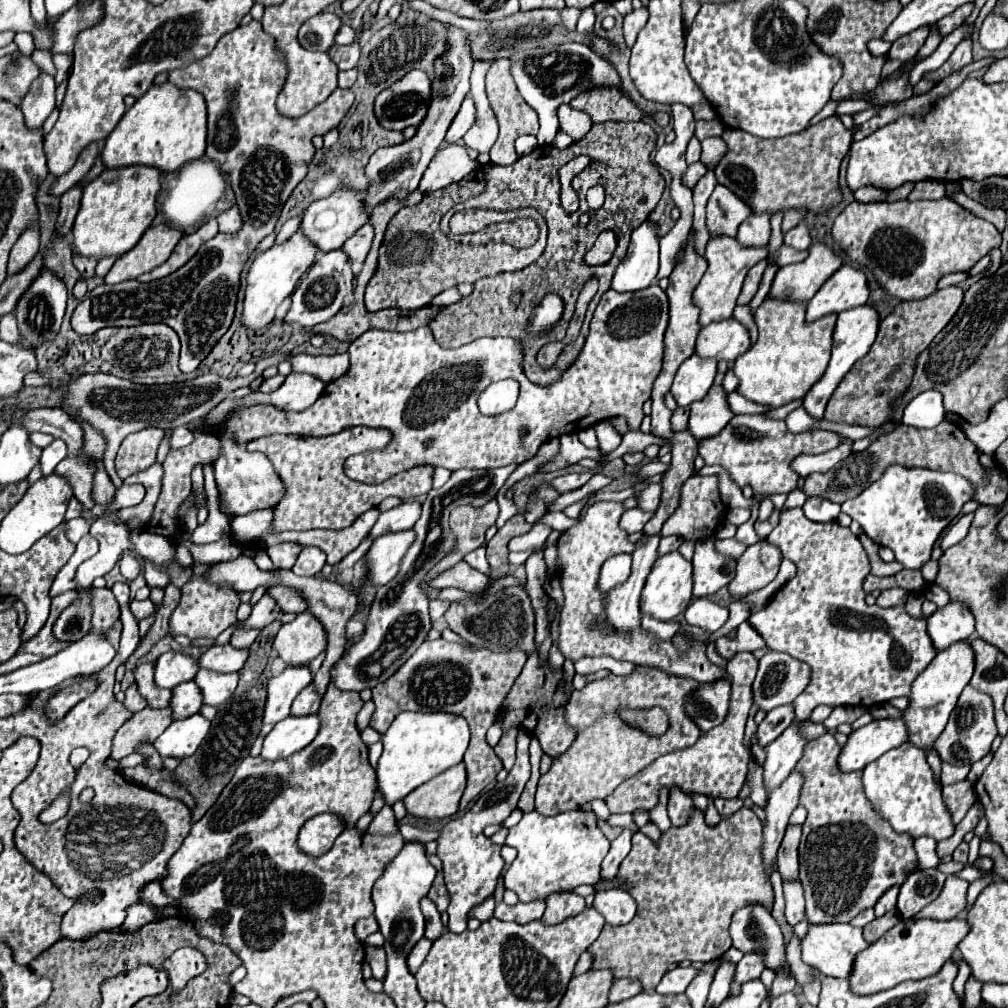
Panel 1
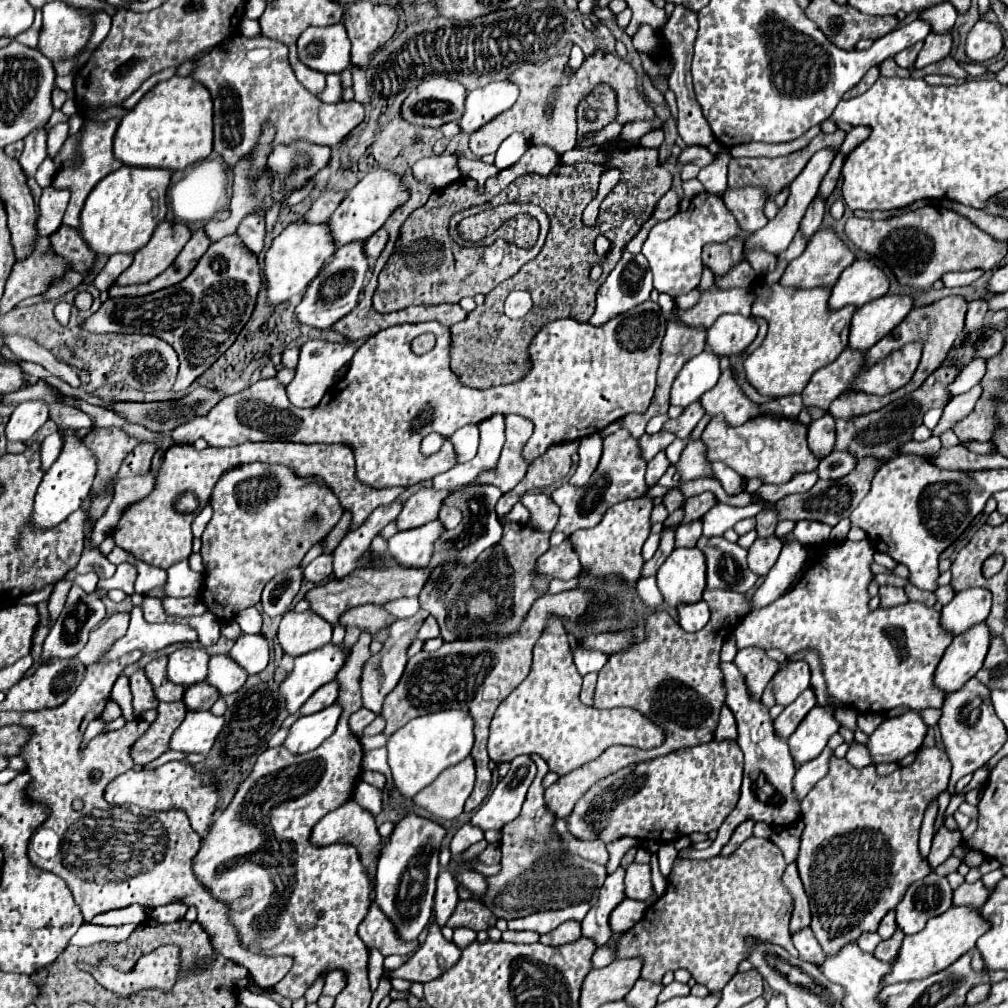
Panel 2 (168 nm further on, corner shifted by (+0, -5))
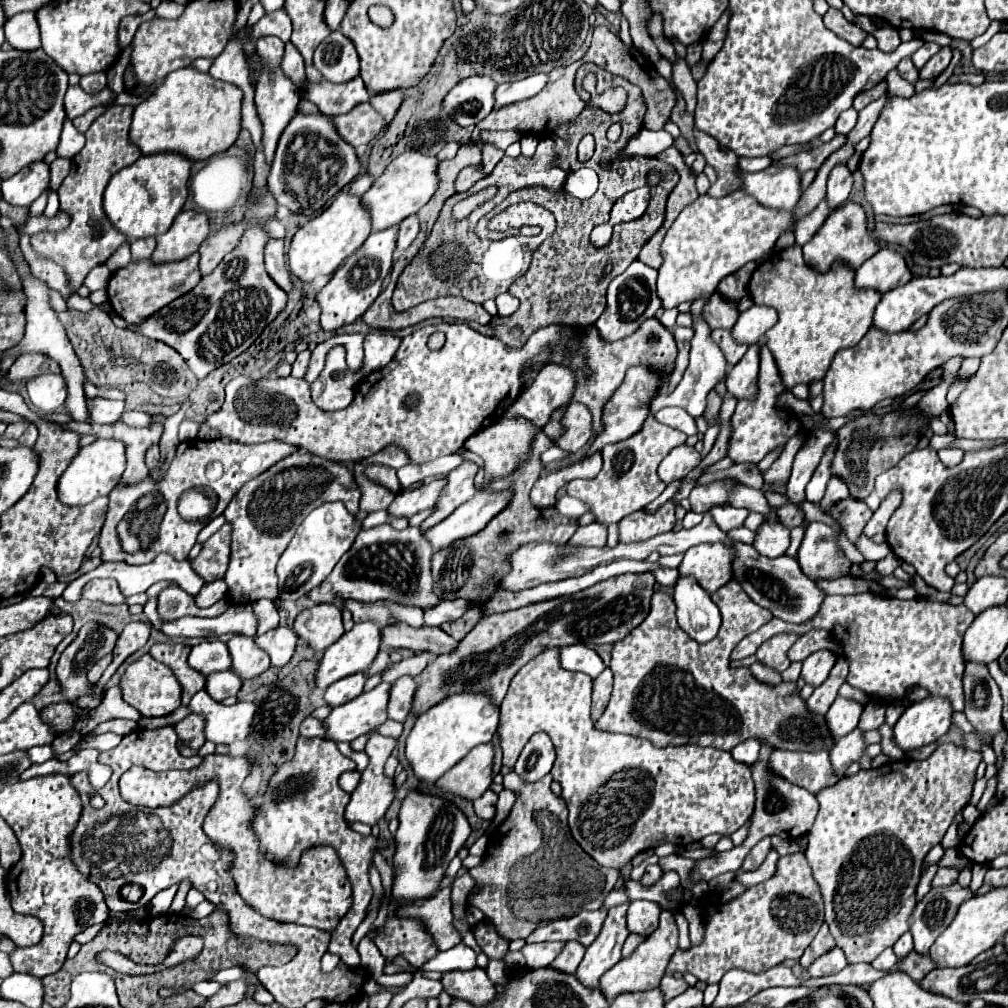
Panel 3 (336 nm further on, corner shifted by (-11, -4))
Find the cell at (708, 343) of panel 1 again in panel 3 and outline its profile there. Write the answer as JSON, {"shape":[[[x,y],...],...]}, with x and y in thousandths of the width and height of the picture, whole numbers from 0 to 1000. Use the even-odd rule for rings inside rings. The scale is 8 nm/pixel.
{"shape":[[[746,302],[740,310],[732,313],[732,319],[726,325],[726,333],[736,341],[750,341],[760,327],[770,321],[770,308],[762,304]]]}

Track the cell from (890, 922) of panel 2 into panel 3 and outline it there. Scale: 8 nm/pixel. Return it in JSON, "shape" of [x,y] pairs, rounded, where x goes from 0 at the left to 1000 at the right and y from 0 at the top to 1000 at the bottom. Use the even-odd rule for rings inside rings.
{"shape":[[[899,925],[899,927],[893,931],[893,935],[889,935],[887,946],[891,948],[891,952],[895,952],[895,950],[899,950],[903,944],[905,944],[905,927]]]}

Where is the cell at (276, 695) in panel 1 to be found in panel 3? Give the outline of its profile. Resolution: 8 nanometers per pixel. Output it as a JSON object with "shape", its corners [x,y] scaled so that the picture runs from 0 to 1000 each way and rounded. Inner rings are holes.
{"shape":[[[365,615],[351,619],[347,627],[341,627],[319,651],[313,681],[325,683],[333,675],[365,665],[377,645],[379,623]]]}

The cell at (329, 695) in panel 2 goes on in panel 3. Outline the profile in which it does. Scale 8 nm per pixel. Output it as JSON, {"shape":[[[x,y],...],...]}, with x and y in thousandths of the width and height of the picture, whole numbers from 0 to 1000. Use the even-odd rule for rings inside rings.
{"shape":[[[357,667],[357,669],[347,669],[345,673],[339,673],[337,677],[331,677],[321,687],[323,698],[329,700],[329,702],[333,702],[337,698],[343,698],[343,696],[351,694],[353,690],[359,688],[359,683],[361,683],[363,673],[365,673],[365,669],[363,667]]]}

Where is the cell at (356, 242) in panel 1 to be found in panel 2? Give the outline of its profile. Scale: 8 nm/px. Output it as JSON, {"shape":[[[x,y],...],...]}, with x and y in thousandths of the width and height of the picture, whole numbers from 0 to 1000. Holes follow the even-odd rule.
{"shape":[[[376,227],[374,231],[370,231],[362,241],[360,241],[360,251],[366,255],[366,257],[374,257],[374,253],[380,249],[384,241],[384,231],[380,227]]]}

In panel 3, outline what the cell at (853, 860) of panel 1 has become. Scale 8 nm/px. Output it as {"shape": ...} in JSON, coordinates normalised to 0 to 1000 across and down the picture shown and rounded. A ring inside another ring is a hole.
{"shape":[[[933,738],[925,750],[915,756],[895,754],[881,756],[869,764],[853,764],[847,770],[835,772],[829,780],[812,786],[813,806],[802,825],[800,851],[806,867],[813,877],[819,917],[831,940],[837,942],[841,954],[865,954],[875,942],[901,925],[901,911],[909,899],[909,879],[913,875],[913,859],[917,849],[933,837],[948,808],[954,806],[964,790],[968,762],[974,750],[948,738]]]}

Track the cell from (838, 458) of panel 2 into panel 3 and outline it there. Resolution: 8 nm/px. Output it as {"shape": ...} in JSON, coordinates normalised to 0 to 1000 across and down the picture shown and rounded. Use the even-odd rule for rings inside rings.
{"shape":[[[825,474],[825,476],[821,478],[821,486],[819,486],[819,492],[817,492],[819,500],[813,502],[813,506],[819,508],[819,506],[823,506],[823,502],[831,500],[831,496],[837,496],[837,494],[841,494],[841,484],[839,484],[839,480],[837,480],[833,474]]]}

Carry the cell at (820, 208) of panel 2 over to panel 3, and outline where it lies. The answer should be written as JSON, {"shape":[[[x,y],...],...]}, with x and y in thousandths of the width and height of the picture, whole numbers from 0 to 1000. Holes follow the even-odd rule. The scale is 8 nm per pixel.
{"shape":[[[829,163],[821,175],[821,204],[823,208],[827,208],[829,204],[837,202],[841,198],[841,192],[845,188],[845,183],[847,183],[847,177],[845,177],[845,171],[841,169],[839,163]]]}

